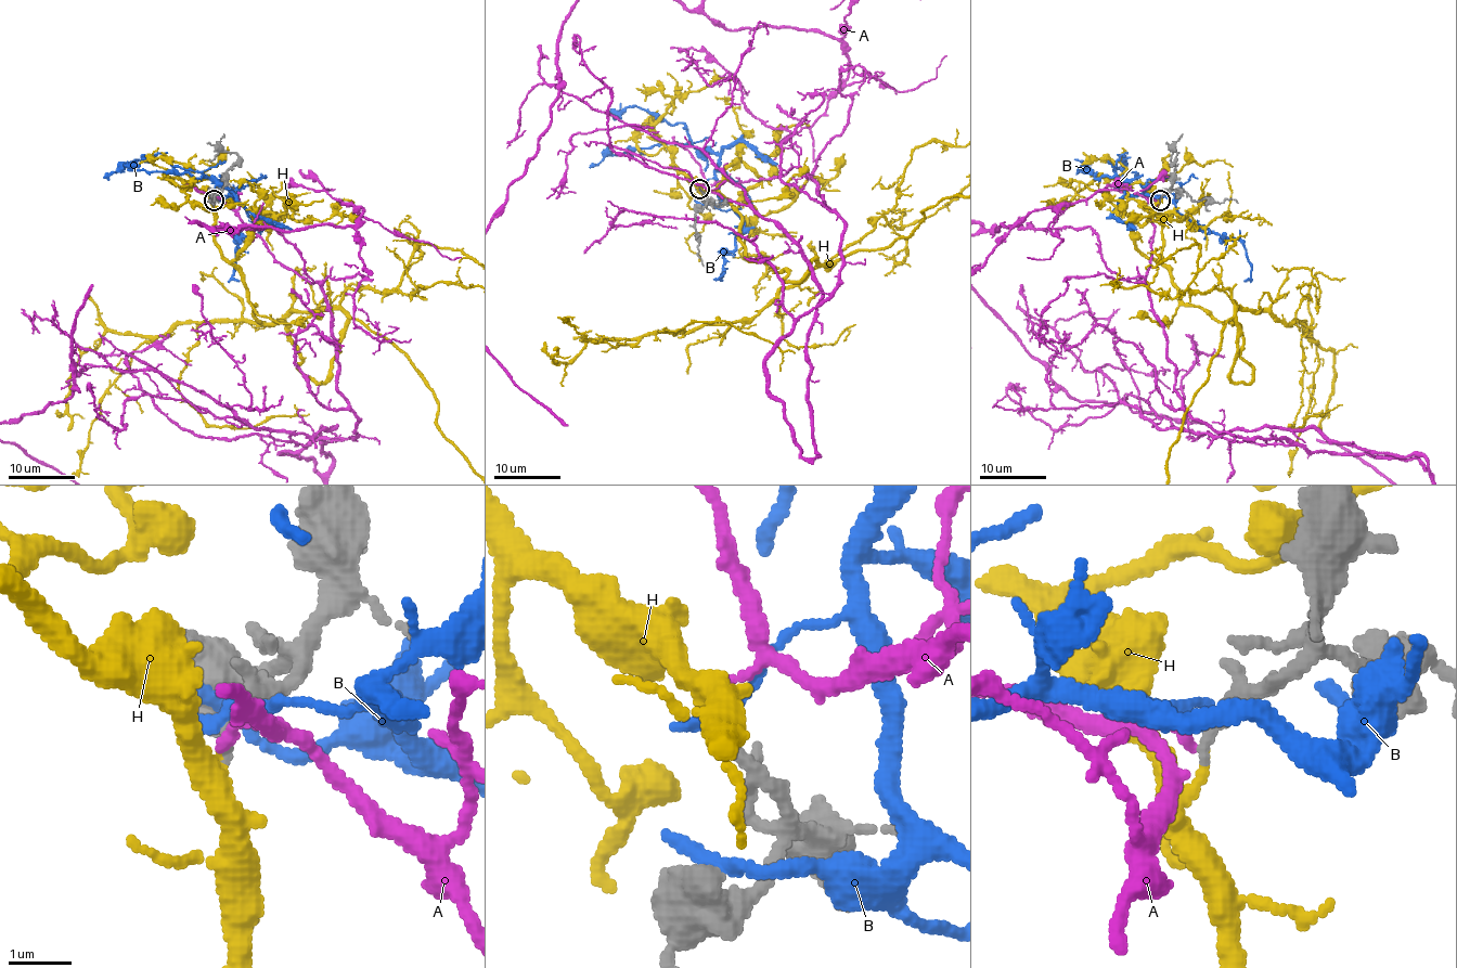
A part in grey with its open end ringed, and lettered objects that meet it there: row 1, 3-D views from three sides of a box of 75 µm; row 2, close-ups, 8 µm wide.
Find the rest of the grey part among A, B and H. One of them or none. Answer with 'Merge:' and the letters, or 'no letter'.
Merge: H

